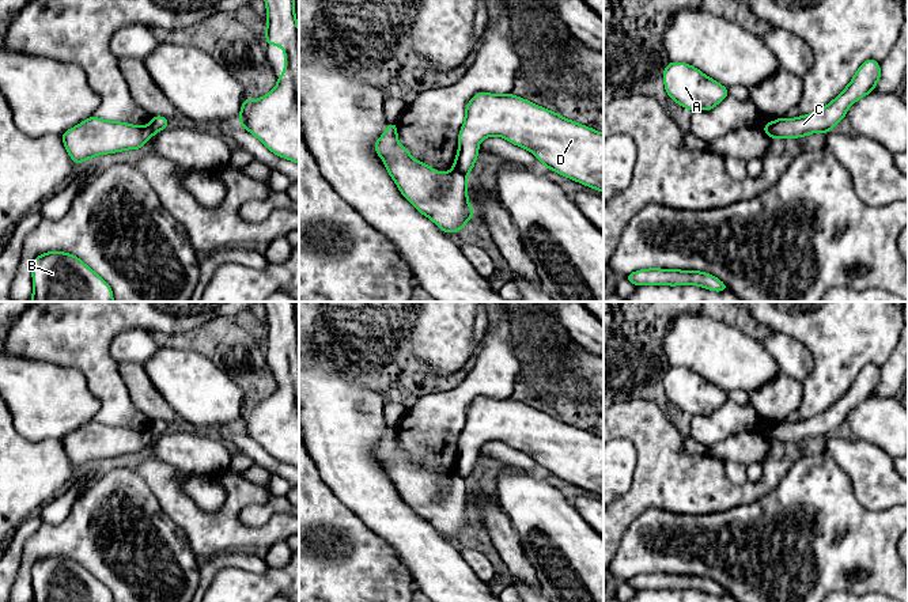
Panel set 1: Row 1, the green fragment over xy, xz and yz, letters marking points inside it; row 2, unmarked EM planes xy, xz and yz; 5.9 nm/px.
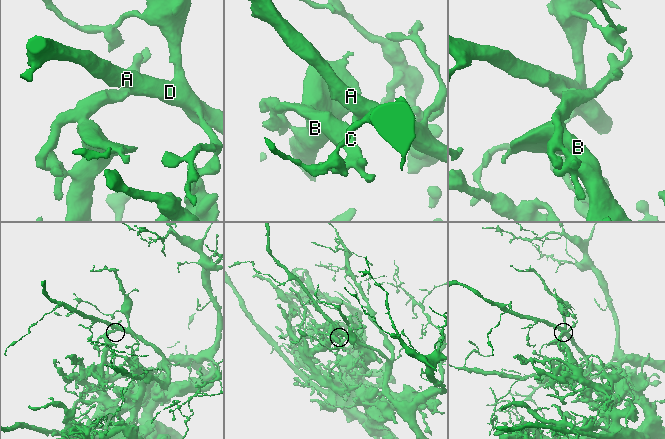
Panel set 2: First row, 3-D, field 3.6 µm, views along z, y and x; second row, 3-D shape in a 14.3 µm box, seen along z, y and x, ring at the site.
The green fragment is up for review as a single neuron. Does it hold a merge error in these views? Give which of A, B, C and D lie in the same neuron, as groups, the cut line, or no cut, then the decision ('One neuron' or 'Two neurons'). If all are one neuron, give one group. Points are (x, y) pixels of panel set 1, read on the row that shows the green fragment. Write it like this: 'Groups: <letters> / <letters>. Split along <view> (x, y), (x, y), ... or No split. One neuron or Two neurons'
Groups: A D / B C. Split along xz (454, 166), (465, 174). Two neurons

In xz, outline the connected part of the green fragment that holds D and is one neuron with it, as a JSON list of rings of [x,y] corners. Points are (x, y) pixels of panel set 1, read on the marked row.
[[[478,92],[465,109],[454,167],[470,173],[480,152],[478,144],[489,136],[503,137],[533,152],[546,169],[604,193],[604,133],[512,94]]]

